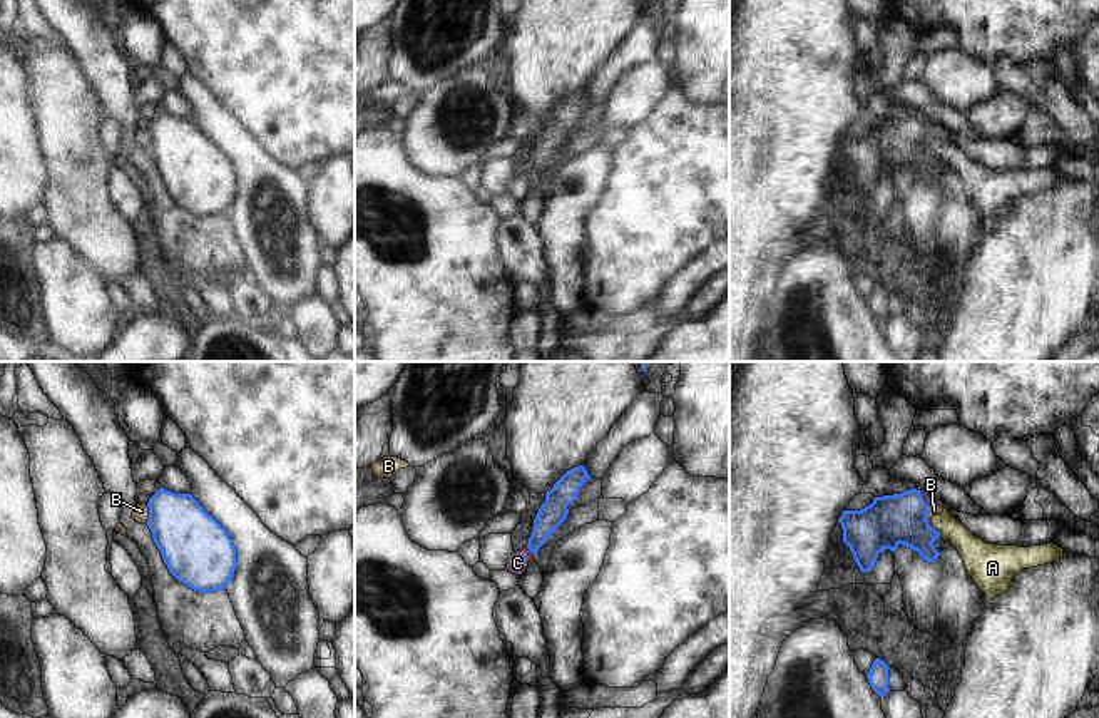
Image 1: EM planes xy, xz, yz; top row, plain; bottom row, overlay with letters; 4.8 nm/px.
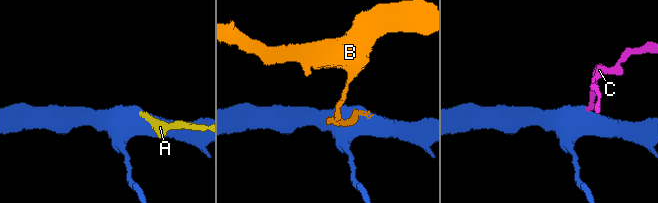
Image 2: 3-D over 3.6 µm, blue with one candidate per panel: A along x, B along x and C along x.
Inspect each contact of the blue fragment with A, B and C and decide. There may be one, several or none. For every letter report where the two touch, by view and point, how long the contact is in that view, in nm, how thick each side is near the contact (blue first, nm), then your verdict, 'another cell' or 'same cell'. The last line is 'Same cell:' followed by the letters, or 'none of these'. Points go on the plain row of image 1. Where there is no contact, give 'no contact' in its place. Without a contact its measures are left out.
A: yz (937, 156) | 60 nm | 240/160 nm | another cell
B: yz (925, 143) | 110 nm | 240/50 nm | another cell
C: xz (531, 176) | 60 nm | 140/100 nm | same cell
Same cell: C

